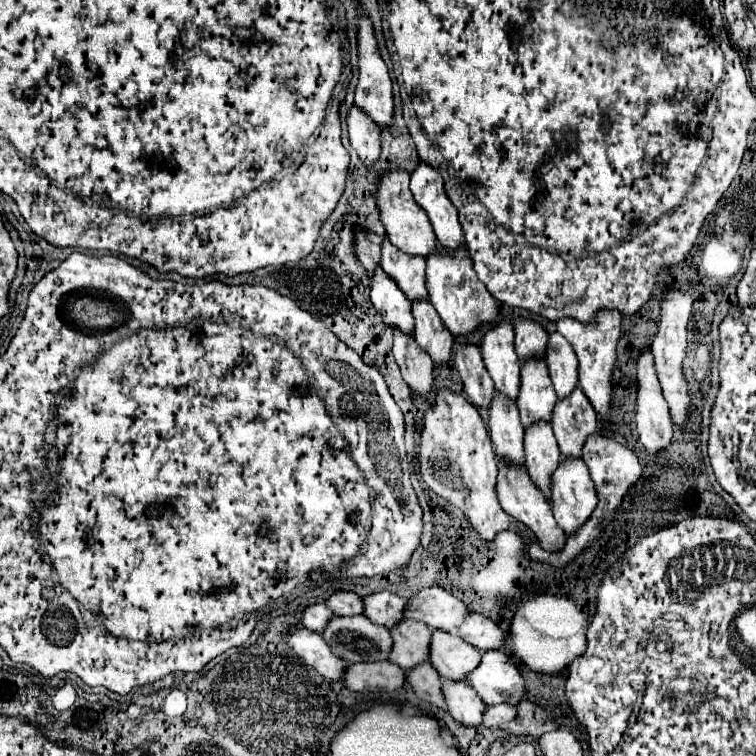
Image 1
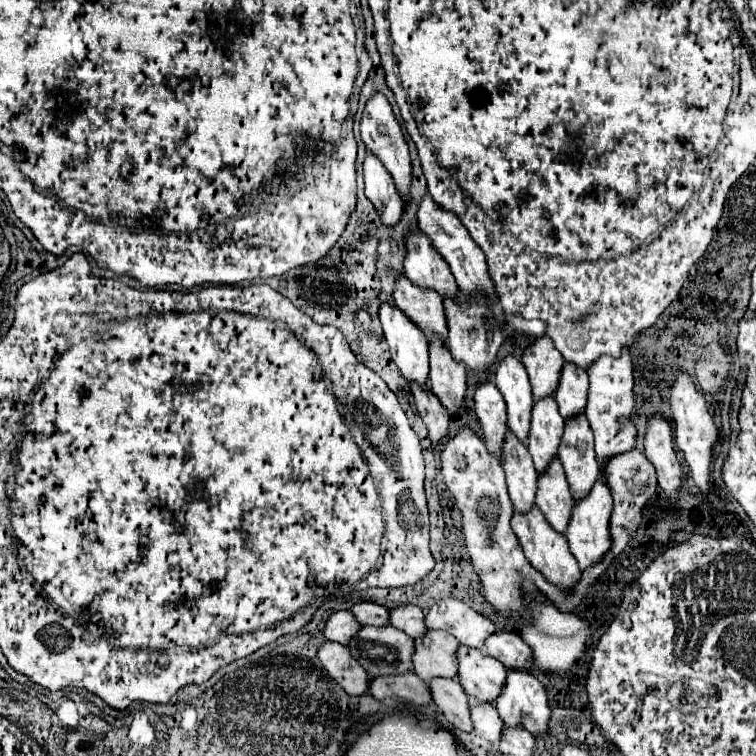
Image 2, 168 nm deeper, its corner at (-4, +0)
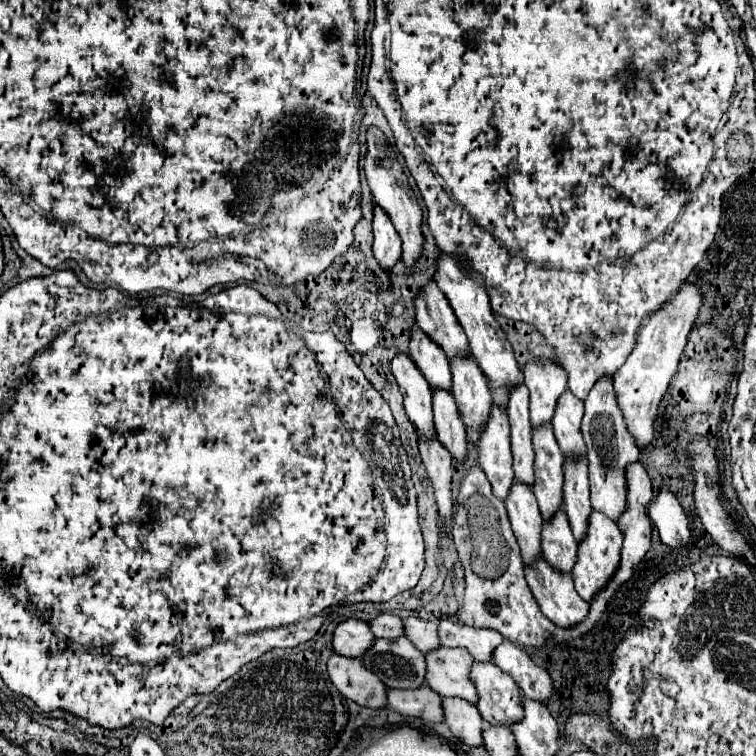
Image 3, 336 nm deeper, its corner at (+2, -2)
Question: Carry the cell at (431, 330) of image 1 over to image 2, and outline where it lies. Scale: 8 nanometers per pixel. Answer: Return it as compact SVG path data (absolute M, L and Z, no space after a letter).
M437 339L429 343L429 361L431 361L429 373L431 391L441 401L441 405L445 405L447 413L451 417L457 417L465 401L467 369L465 365L457 365L451 353L445 349L445 345Z

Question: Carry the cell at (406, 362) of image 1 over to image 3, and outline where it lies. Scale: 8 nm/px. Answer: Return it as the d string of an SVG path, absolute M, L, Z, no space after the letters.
M419 439L419 453L427 467L429 479L435 487L435 499L439 505L439 515L443 523L447 523L453 515L453 501L451 501L451 475L453 475L453 459L451 453L443 447L443 443L431 439L431 443L423 443Z

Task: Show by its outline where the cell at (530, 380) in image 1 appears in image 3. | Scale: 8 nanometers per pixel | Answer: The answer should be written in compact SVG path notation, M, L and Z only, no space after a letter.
M551 423L533 429L533 449L535 449L535 483L533 491L541 509L543 519L549 519L559 511L563 503L563 453L555 443Z

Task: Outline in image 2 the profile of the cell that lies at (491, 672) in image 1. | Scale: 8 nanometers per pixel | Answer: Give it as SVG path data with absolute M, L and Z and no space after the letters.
M509 671L505 691L495 703L505 725L529 731L541 739L549 731L551 709L543 685L525 671Z

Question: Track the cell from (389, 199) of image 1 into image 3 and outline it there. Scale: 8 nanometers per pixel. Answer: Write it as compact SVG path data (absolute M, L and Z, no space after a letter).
M429 281L427 287L413 297L413 305L419 327L445 349L449 359L469 353L465 331L459 327L459 321L455 319L447 297L439 291L435 281Z

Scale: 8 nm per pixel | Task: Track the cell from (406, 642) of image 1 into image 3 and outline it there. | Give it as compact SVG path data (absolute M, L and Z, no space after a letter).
M437 647L425 653L427 675L425 683L443 697L463 697L477 703L475 687L469 679L473 657L463 647Z

